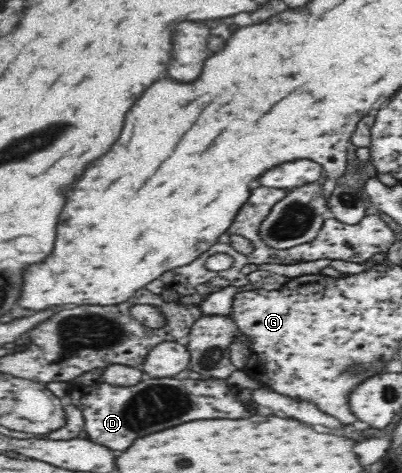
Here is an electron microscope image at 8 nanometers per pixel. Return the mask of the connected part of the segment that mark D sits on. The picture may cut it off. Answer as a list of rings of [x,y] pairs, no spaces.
[[[174,376],[151,378],[149,380],[141,380],[138,384],[123,387],[107,385],[105,382],[97,381],[93,385],[77,385],[77,387],[71,387],[68,391],[68,399],[71,397],[73,405],[79,407],[83,411],[83,417],[85,417],[85,433],[89,435],[89,441],[93,443],[99,443],[99,445],[105,445],[109,449],[119,449],[119,451],[125,451],[131,447],[133,439],[137,437],[145,437],[149,433],[155,433],[155,431],[161,431],[161,429],[167,429],[167,427],[175,427],[179,423],[187,423],[187,421],[195,421],[195,419],[241,419],[241,417],[251,417],[251,415],[273,415],[271,409],[263,407],[263,413],[257,409],[257,405],[251,401],[249,405],[255,407],[255,409],[249,409],[233,391],[231,387],[227,385],[225,379],[219,379],[215,377],[207,377],[207,379],[191,379],[183,378],[177,379]]]

